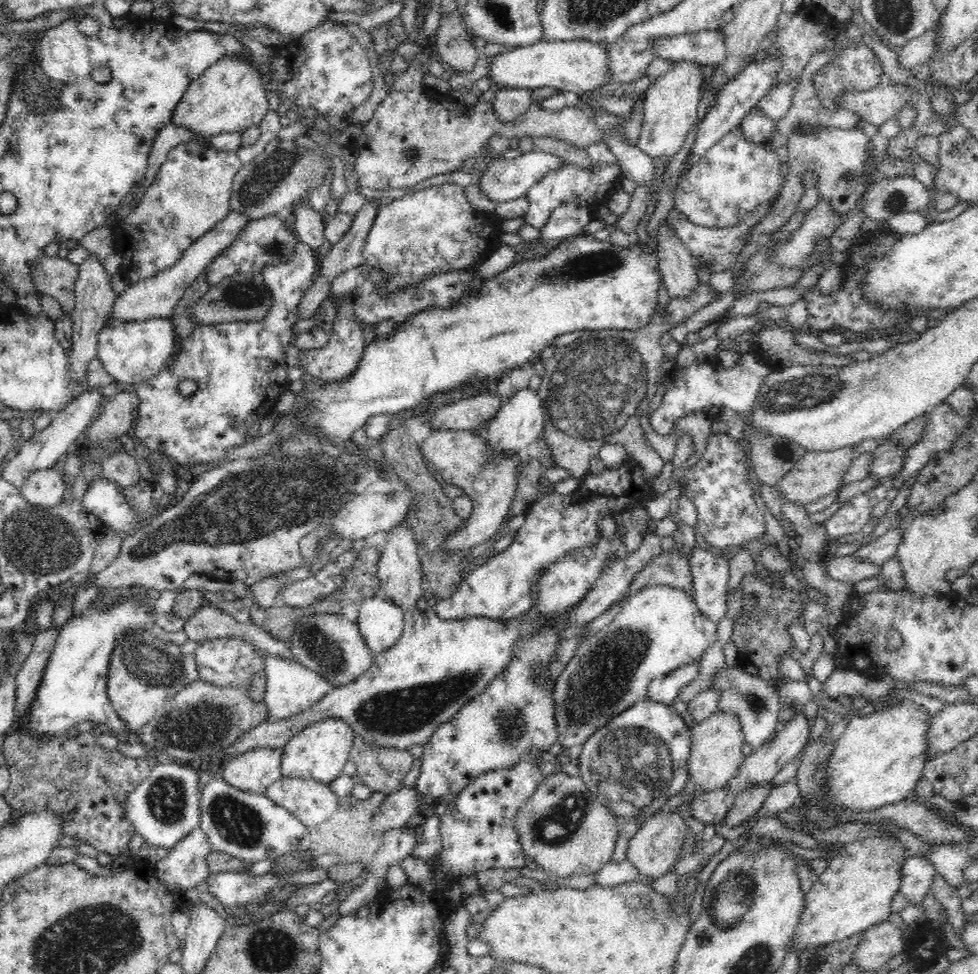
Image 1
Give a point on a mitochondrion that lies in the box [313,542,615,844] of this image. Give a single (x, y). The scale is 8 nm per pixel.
(402, 711)

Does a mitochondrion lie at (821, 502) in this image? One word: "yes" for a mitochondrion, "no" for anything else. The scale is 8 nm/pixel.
no

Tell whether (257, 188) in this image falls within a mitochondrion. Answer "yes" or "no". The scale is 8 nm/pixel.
yes

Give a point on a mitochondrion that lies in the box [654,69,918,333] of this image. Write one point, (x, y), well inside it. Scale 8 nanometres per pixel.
(894, 201)

